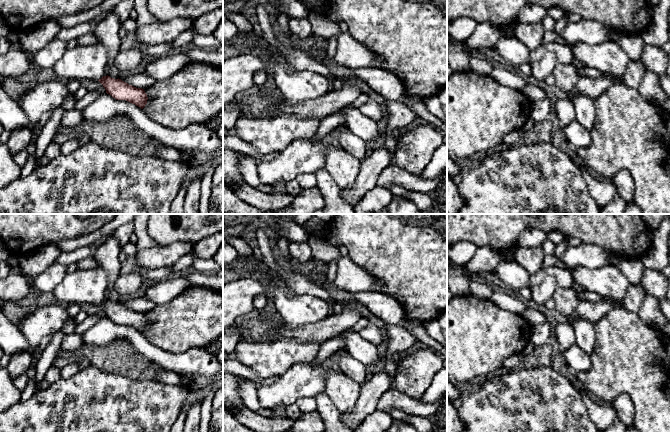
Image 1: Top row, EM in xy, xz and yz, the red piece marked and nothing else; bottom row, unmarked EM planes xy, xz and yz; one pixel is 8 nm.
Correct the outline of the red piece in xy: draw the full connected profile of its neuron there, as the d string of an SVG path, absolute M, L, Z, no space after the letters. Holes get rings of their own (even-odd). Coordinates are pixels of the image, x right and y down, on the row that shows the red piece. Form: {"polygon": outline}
{"polygon": "M100 43L78 45L67 50L62 58L52 67L57 79L60 80L98 80L116 100L126 100L143 109L147 104L147 94L144 89L136 88L121 79L105 76L108 63L106 48Z"}

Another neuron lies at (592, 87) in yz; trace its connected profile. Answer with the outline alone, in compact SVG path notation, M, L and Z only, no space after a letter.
M605 74L599 78L580 77L575 87L568 93L566 98L570 101L583 94L595 100L614 84L614 76Z

